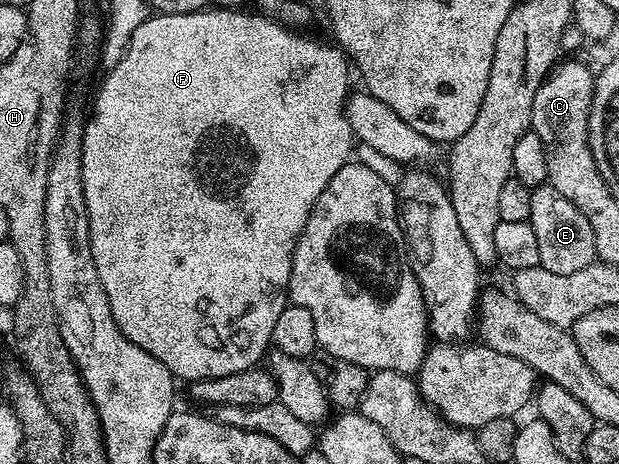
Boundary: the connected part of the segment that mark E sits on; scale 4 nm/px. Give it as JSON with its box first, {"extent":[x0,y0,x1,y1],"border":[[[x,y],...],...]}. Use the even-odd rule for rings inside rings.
{"extent":[529,183,596,276],"border":[[[550,183],[542,184],[532,191],[532,214],[529,219],[532,231],[540,249],[538,267],[548,270],[557,276],[576,274],[576,270],[584,270],[584,266],[595,263],[596,238],[592,234],[592,226],[588,226],[588,218],[557,192]]]}

